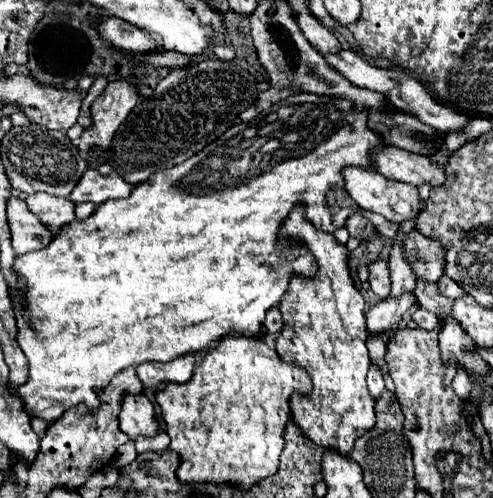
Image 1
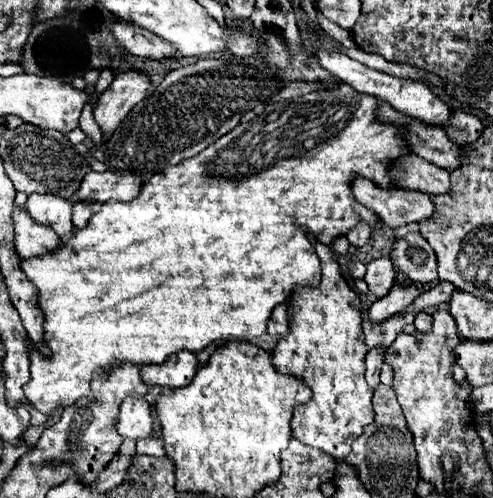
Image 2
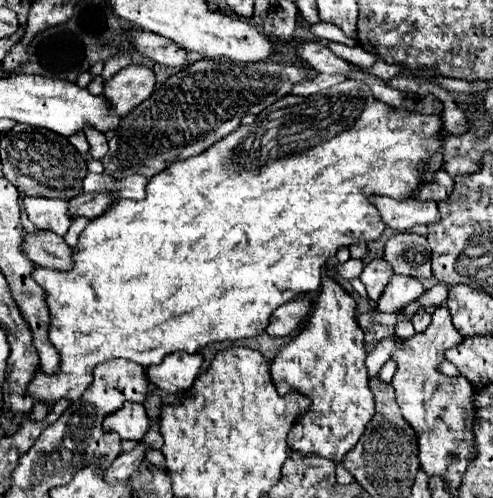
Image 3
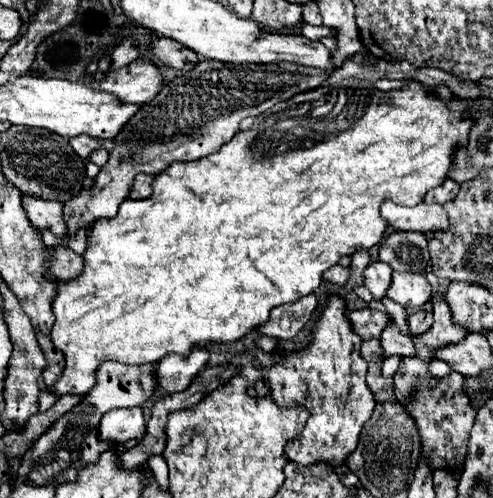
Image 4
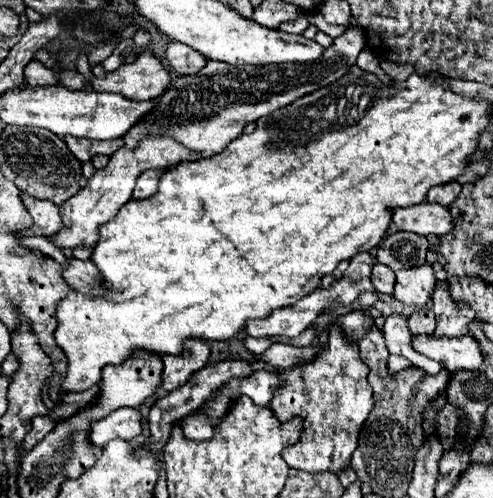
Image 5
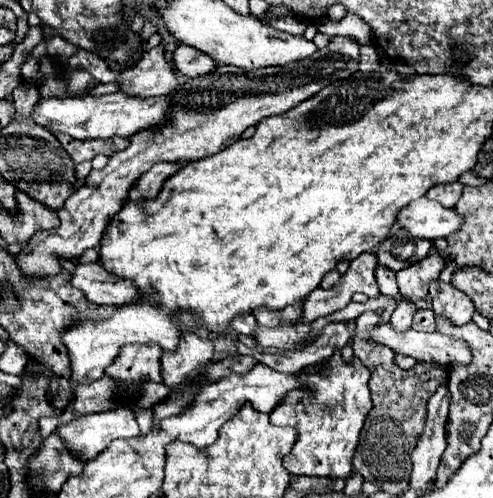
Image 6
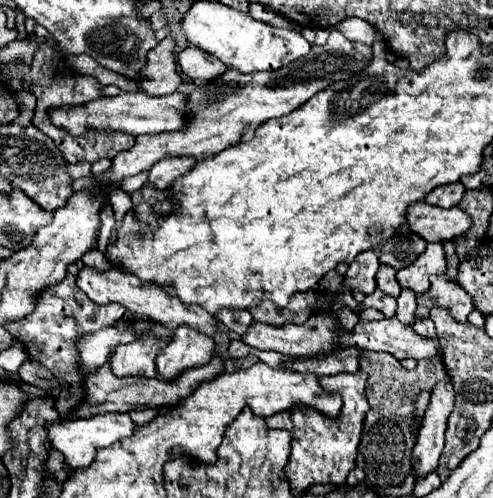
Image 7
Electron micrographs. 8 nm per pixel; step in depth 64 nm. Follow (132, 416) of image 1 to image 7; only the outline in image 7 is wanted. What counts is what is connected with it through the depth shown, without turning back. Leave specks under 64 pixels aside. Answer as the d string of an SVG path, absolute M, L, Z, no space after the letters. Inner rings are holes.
M116 412L116 414L104 414L104 416L92 416L92 418L78 418L78 420L64 420L64 422L52 422L48 426L48 440L54 444L54 448L62 450L66 464L72 468L86 468L92 464L94 454L102 446L110 446L116 440L128 438L134 432L134 422L130 414Z

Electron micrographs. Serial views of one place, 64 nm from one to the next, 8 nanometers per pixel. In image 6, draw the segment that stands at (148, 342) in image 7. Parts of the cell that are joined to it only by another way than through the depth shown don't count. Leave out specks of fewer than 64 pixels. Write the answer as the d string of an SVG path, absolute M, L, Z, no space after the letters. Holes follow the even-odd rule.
M128 344L116 362L106 368L106 374L125 385L124 396L130 399L135 395L134 384L160 382L160 356L162 348L158 344Z

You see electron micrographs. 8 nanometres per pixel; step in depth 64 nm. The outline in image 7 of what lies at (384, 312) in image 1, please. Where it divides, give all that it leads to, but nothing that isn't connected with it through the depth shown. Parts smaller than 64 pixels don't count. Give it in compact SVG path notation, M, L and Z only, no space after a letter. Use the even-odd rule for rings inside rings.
M428 244L426 252L420 254L408 268L400 270L396 280L400 288L408 288L416 294L424 294L430 288L430 276L446 272L446 258L442 244Z

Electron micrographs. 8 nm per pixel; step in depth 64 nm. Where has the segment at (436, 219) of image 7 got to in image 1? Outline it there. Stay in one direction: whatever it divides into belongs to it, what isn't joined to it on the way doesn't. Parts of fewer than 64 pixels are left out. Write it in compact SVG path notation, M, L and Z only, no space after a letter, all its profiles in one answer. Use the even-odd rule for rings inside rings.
M344 168L344 188L350 194L350 198L364 210L382 214L384 218L392 222L404 222L408 218L414 218L414 214L420 210L420 196L416 186L408 186L398 180L388 180L384 174L380 174L376 168Z

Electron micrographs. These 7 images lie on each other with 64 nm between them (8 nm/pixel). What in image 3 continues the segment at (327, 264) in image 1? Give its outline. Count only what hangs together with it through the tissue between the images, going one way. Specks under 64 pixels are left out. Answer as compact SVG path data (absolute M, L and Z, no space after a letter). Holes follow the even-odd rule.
M326 272L322 276L320 294L310 300L312 300L312 308L310 308L308 318L304 320L302 328L292 338L292 342L288 342L286 346L280 348L278 356L272 360L270 372L272 372L272 380L280 394L296 390L312 400L310 410L304 412L296 420L296 424L292 426L292 430L288 434L290 448L296 448L300 454L318 454L318 456L330 458L334 462L342 462L344 454L348 454L354 448L354 444L362 436L366 424L374 416L374 396L368 388L368 376L366 376L366 366L364 366L364 358L366 358L364 332L358 326L356 300Z

